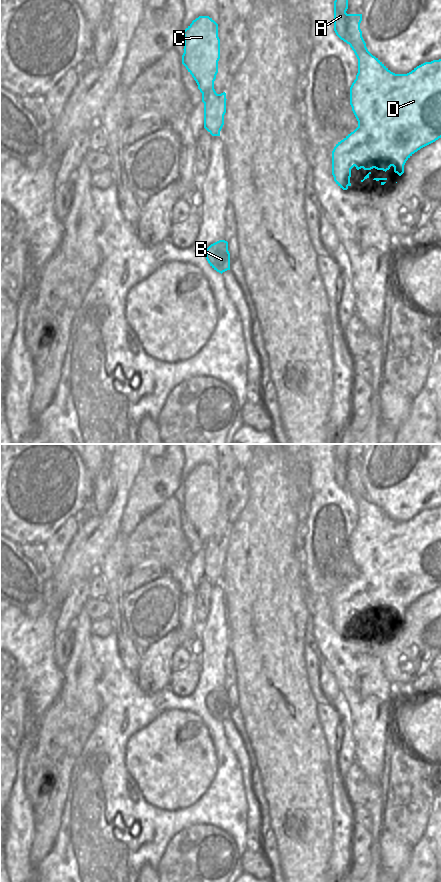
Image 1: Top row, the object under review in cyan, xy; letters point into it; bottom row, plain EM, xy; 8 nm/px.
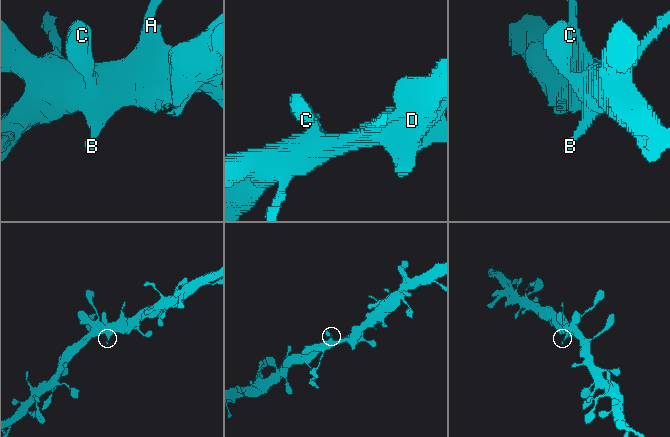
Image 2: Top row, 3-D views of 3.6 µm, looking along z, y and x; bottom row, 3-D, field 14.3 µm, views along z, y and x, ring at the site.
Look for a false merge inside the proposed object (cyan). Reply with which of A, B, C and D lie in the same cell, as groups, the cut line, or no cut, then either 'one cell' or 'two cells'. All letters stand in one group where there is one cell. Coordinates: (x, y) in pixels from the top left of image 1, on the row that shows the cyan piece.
A B C D | no cut | one cell

